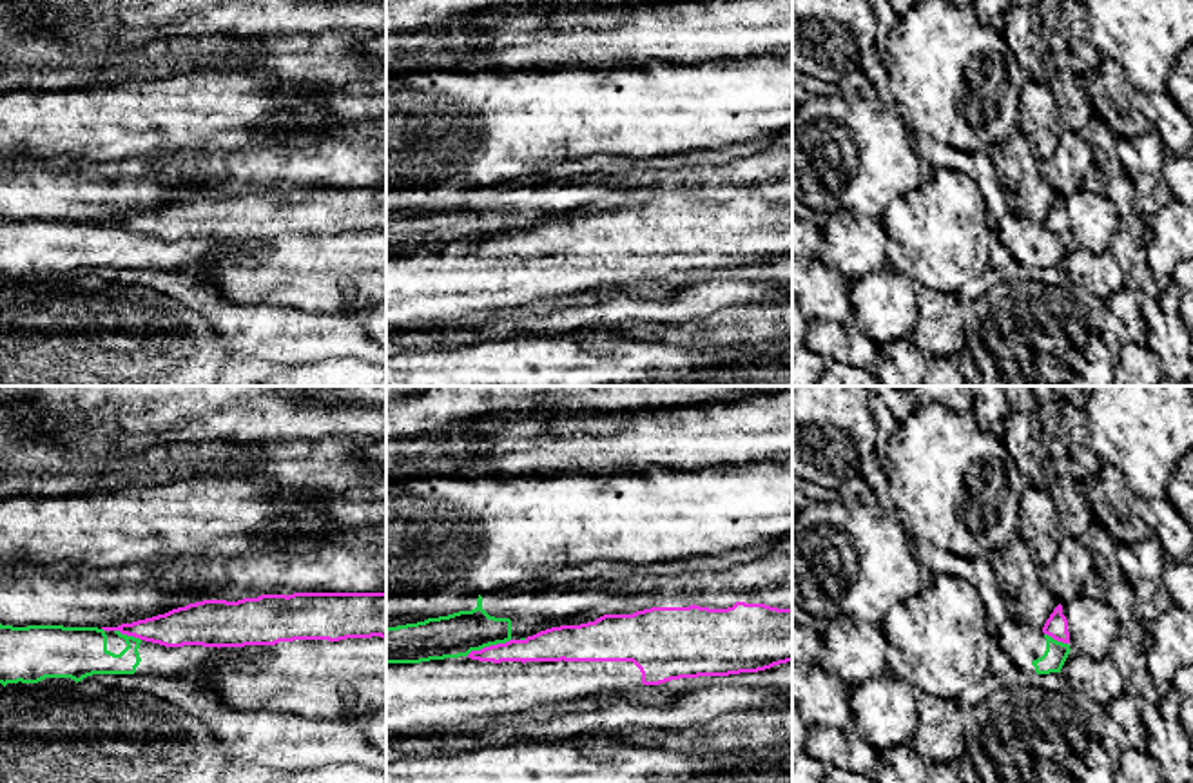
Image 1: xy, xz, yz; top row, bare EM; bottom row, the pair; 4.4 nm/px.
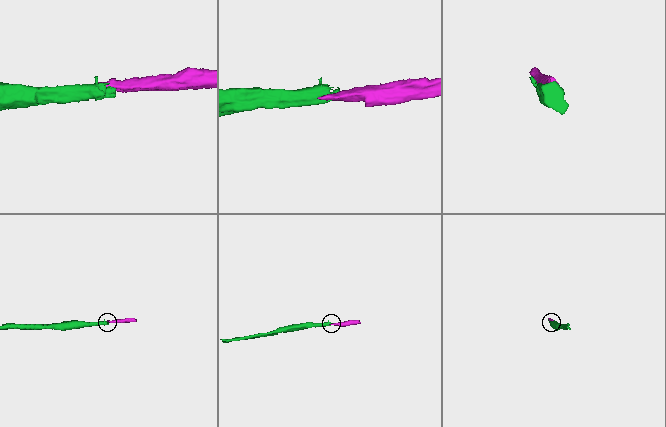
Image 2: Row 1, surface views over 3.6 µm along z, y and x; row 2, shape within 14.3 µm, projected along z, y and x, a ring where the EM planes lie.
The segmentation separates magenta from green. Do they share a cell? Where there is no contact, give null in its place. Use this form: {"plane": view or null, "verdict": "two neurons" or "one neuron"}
{"plane": "xz", "verdict": "two neurons"}

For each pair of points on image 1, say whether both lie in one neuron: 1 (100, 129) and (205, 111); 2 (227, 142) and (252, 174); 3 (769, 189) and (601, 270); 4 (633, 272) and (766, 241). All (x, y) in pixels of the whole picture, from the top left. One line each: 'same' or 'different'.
1: same
2: different
3: different
4: same

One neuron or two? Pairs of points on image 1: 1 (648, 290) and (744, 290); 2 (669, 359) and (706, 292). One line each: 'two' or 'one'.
1: two
2: two

